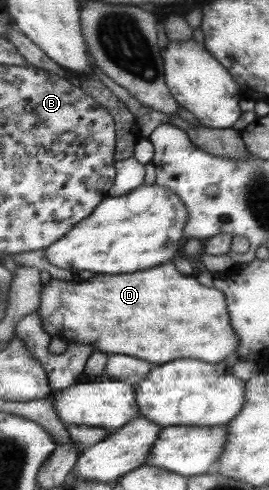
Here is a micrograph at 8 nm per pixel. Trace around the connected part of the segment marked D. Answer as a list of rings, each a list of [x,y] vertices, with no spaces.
[[[173,263],[153,267],[135,275],[95,275],[83,283],[69,283],[51,279],[41,289],[41,305],[37,314],[42,316],[47,334],[59,335],[67,343],[91,343],[103,353],[131,355],[149,363],[169,363],[181,357],[221,363],[229,355],[237,355],[239,338],[230,320],[226,295],[219,289],[205,287],[193,277],[181,275]]]

